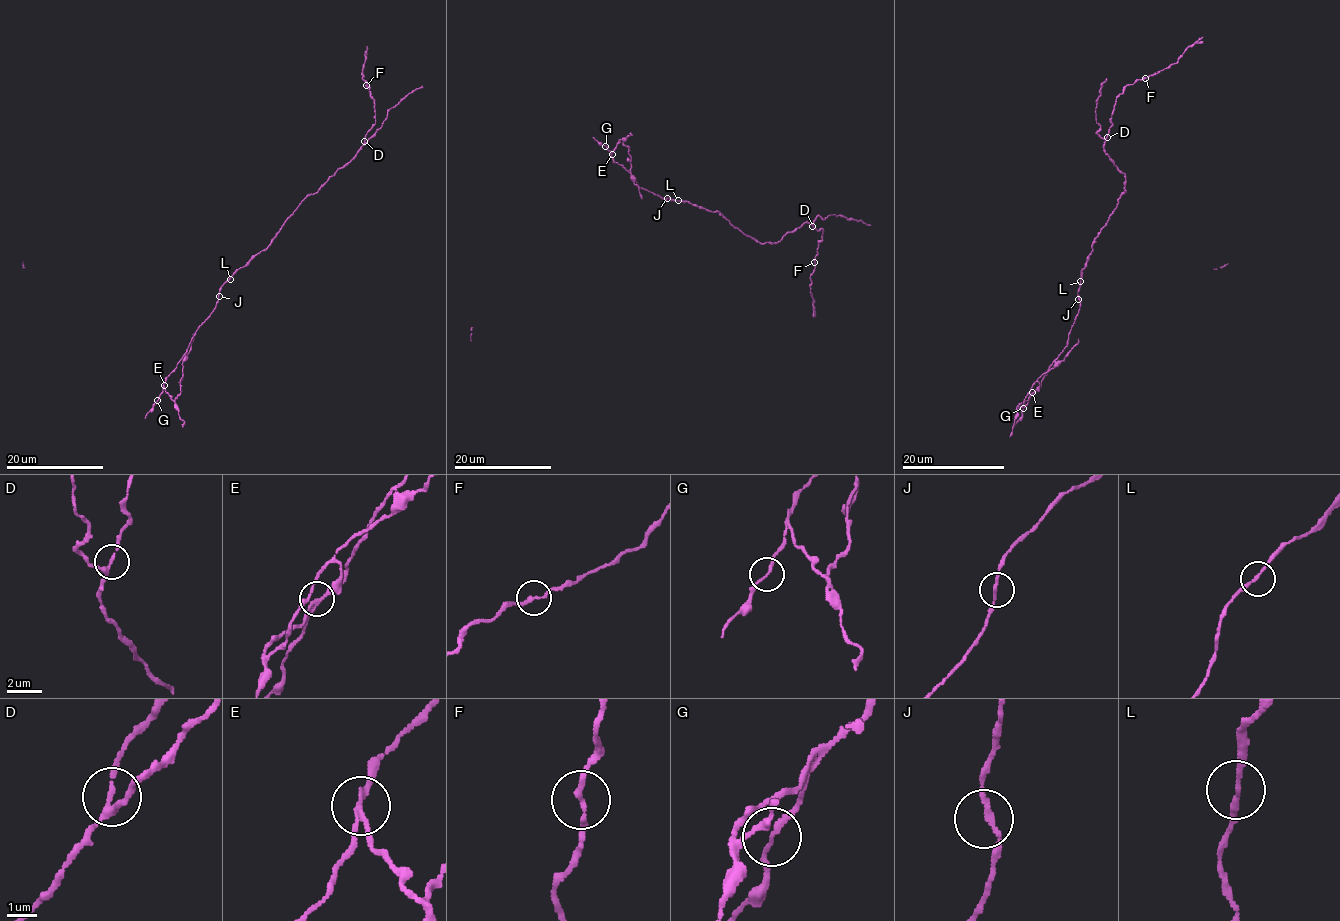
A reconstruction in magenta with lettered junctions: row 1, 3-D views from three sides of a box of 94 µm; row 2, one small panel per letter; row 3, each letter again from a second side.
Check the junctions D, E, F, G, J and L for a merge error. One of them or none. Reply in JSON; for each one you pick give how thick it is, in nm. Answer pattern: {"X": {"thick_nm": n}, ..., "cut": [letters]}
{"E": {"thick_nm": 150}, "cut": ["E"]}

